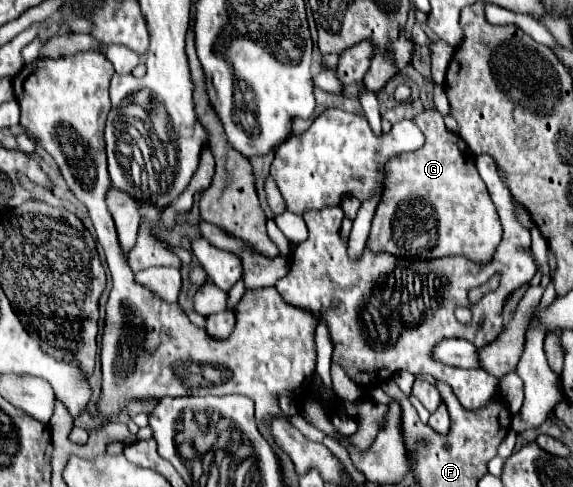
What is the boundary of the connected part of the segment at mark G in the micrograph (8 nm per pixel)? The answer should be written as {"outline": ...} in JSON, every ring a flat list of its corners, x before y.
{"outline":[[425,110,413,120,425,134,427,142,421,152,409,156,401,154,387,164,387,194,383,194,383,202,377,206,371,222,371,232,367,238,369,250,375,254,387,252,397,258,421,258,421,260,463,256,481,266,489,264,503,238,503,228,497,210,487,194,487,188,479,178,473,154,469,154,467,144,463,142,463,138,459,138,459,134,453,134,445,128,443,116,437,110]]}

